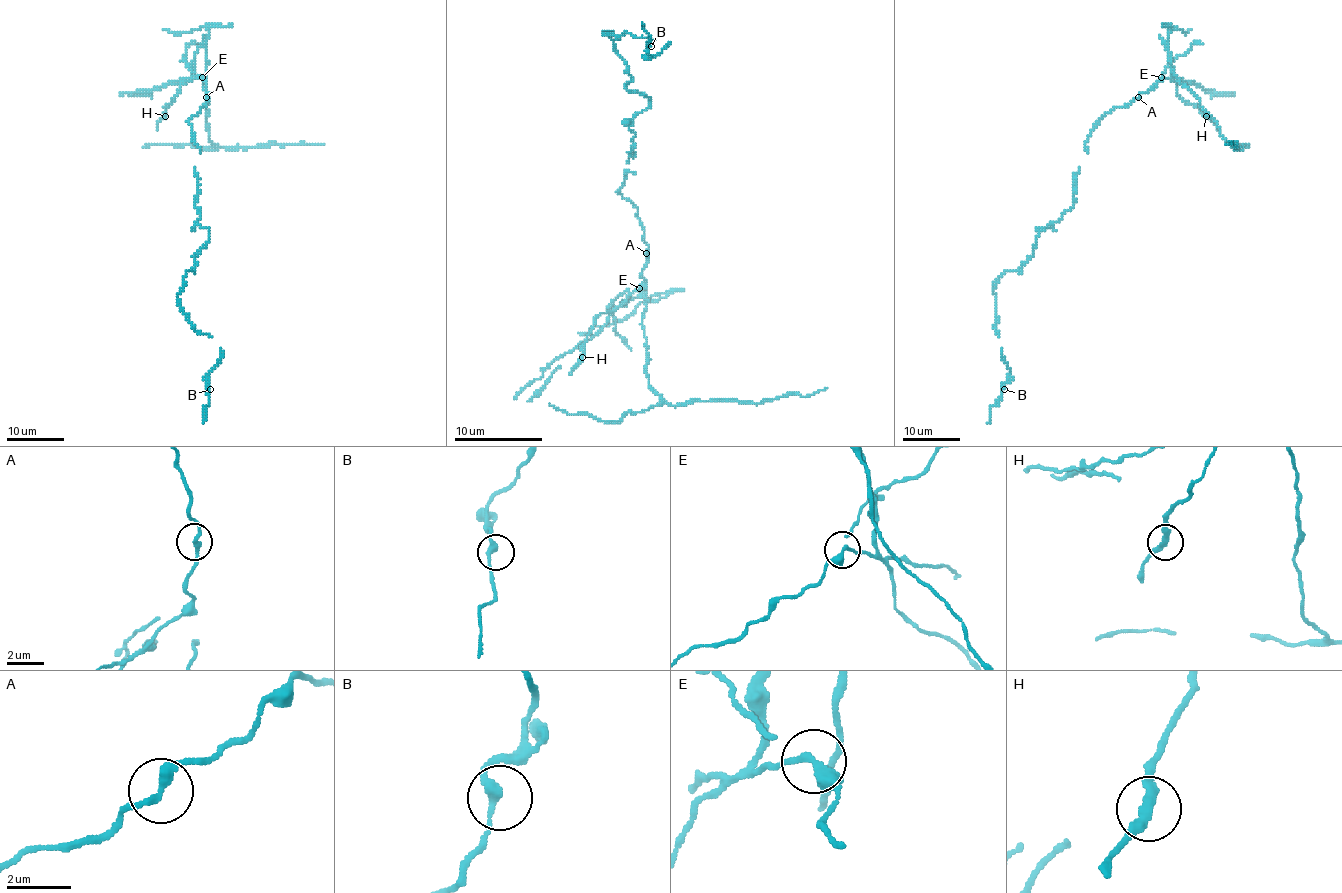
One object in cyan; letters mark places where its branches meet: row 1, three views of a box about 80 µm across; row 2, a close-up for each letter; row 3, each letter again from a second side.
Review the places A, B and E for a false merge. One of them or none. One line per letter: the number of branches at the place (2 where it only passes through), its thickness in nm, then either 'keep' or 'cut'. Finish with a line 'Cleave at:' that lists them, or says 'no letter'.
A: 2 branches meet; 260 nm thick; keep
B: 2 branches meet; 280 nm thick; keep
E: 2 branches meet; 320 nm thick; cut
Cleave at: E

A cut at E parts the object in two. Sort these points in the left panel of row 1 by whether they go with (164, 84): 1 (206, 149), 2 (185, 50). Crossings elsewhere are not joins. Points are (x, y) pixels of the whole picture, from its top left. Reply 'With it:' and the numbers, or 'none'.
With it: 1

